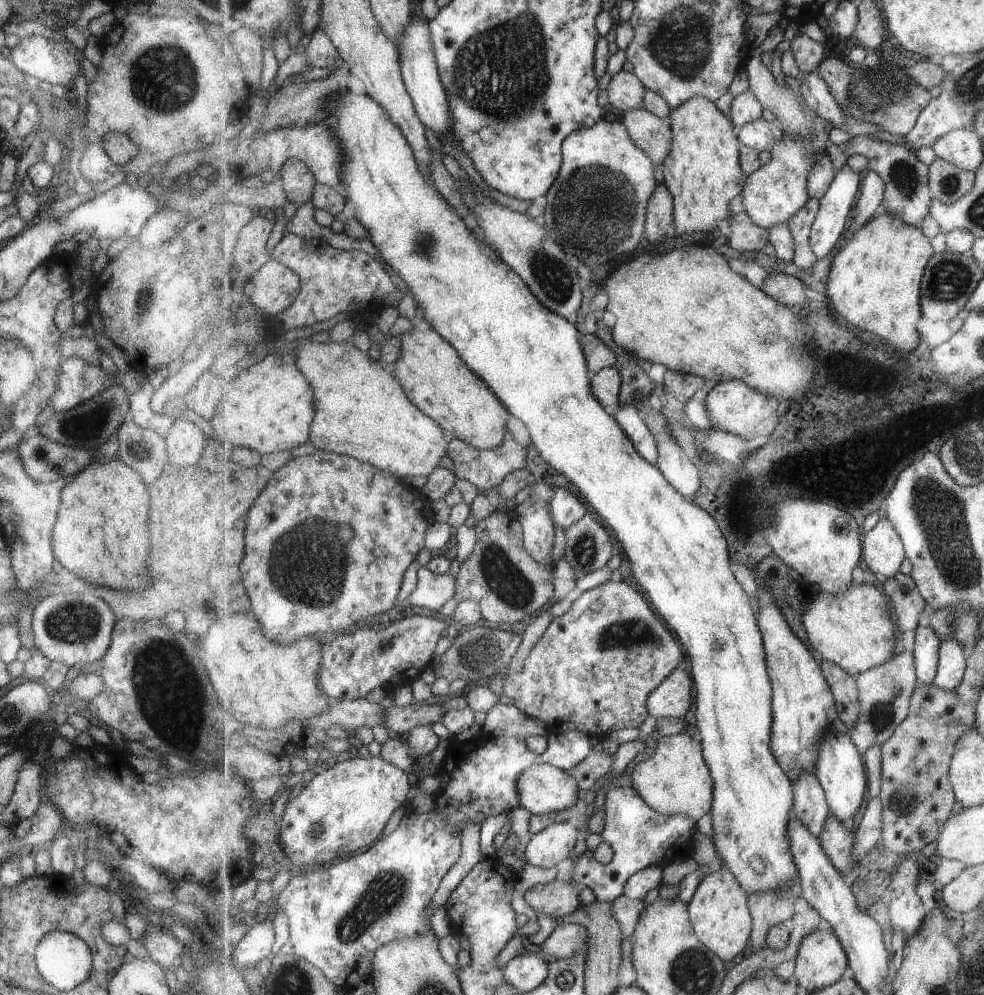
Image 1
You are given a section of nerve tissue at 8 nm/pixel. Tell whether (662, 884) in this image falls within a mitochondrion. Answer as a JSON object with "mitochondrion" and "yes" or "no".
{"mitochondrion":"no"}

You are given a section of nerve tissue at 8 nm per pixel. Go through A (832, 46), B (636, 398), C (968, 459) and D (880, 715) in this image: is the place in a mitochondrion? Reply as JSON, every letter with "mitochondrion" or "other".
{"A":"other","B":"other","C":"mitochondrion","D":"mitochondrion"}

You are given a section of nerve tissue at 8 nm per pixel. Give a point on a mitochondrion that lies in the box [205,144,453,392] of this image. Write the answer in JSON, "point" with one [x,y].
{"point":[424,245]}

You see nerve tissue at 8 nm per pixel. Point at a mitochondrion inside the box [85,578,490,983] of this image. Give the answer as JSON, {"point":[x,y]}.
{"point":[160,671]}

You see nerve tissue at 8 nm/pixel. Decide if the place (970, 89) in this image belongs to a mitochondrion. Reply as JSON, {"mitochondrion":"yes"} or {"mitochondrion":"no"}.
{"mitochondrion":"yes"}

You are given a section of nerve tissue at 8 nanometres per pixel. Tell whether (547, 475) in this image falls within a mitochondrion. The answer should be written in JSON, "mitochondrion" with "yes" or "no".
{"mitochondrion":"no"}

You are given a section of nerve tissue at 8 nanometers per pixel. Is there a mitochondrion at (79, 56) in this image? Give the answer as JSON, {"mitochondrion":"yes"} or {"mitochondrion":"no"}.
{"mitochondrion":"no"}

